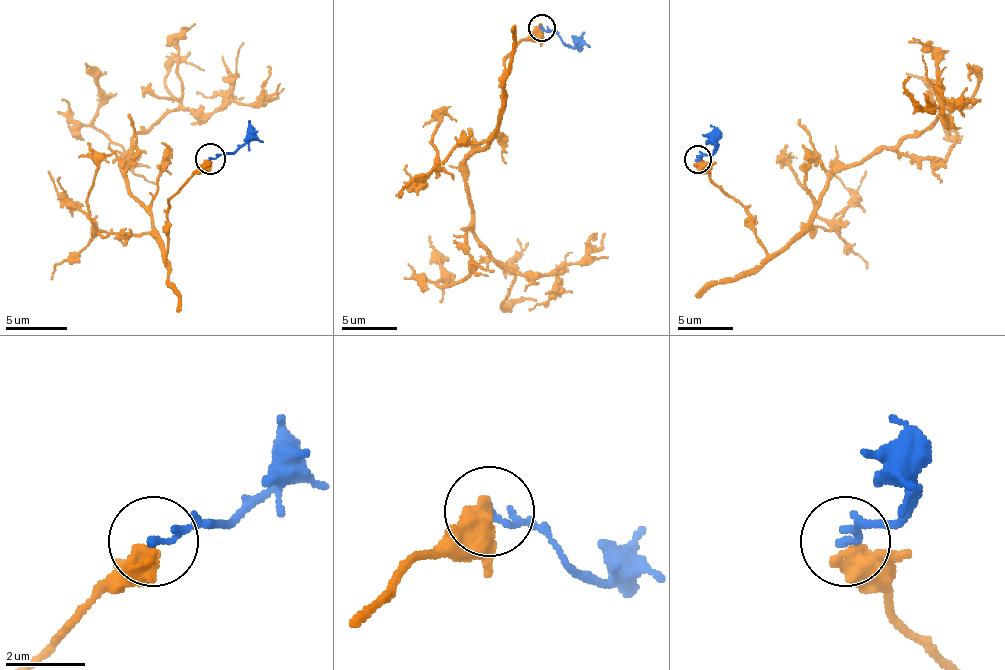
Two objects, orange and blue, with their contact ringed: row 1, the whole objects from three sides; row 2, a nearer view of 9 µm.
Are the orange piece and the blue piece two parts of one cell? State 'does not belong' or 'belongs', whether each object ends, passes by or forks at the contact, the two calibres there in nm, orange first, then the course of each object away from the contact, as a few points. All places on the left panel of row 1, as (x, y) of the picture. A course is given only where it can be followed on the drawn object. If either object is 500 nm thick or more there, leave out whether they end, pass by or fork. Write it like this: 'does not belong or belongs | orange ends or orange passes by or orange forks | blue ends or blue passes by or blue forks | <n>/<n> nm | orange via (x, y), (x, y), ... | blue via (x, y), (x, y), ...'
does not belong | orange passes by | blue ends | 420/190 nm | orange via (211, 161), (168, 200), (165, 265), (149, 210), (125, 179), (131, 145), (162, 115), (257, 102), (266, 66) | blue via (211, 158), (232, 154), (244, 142), (247, 121)

